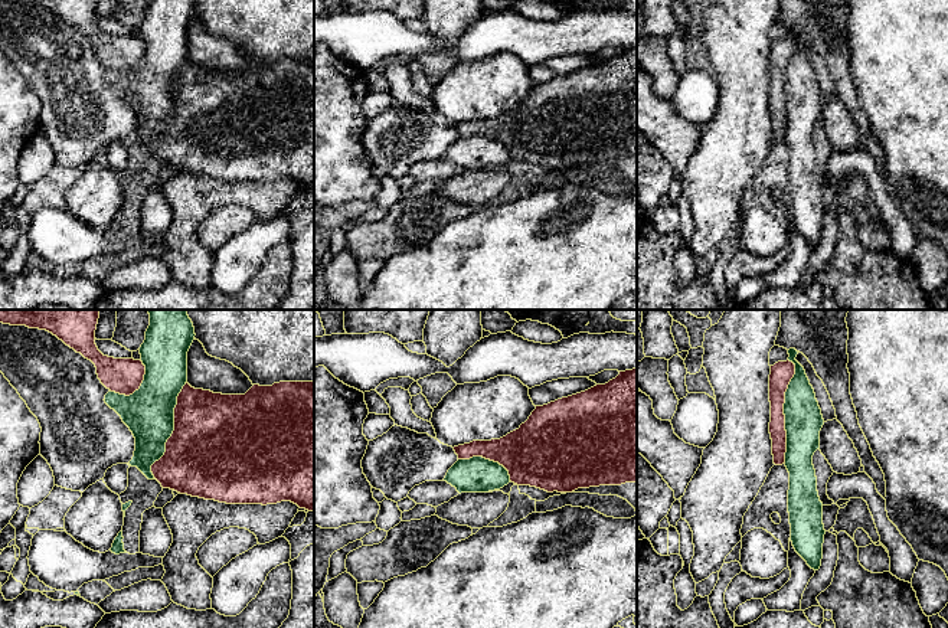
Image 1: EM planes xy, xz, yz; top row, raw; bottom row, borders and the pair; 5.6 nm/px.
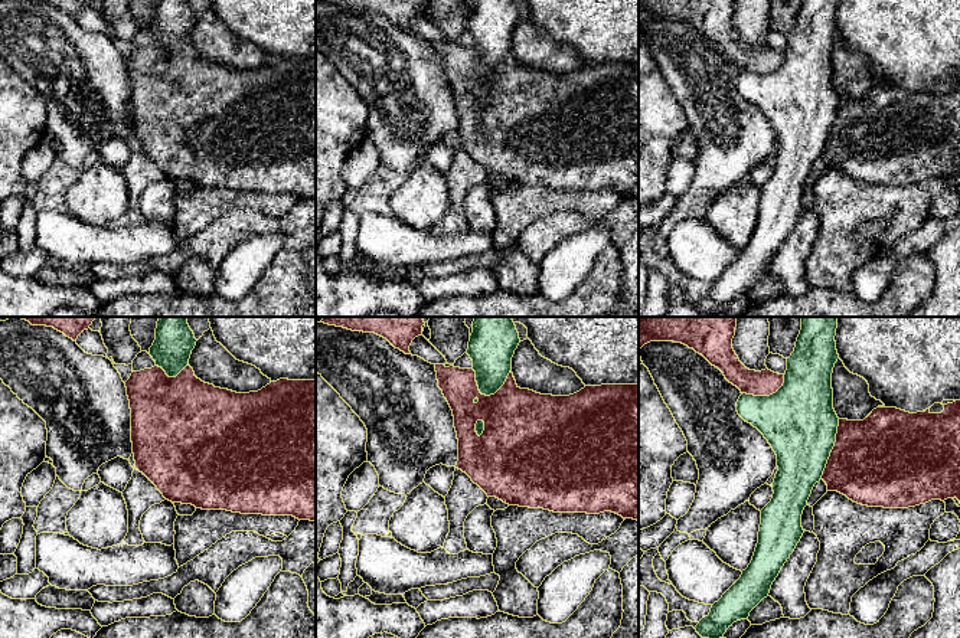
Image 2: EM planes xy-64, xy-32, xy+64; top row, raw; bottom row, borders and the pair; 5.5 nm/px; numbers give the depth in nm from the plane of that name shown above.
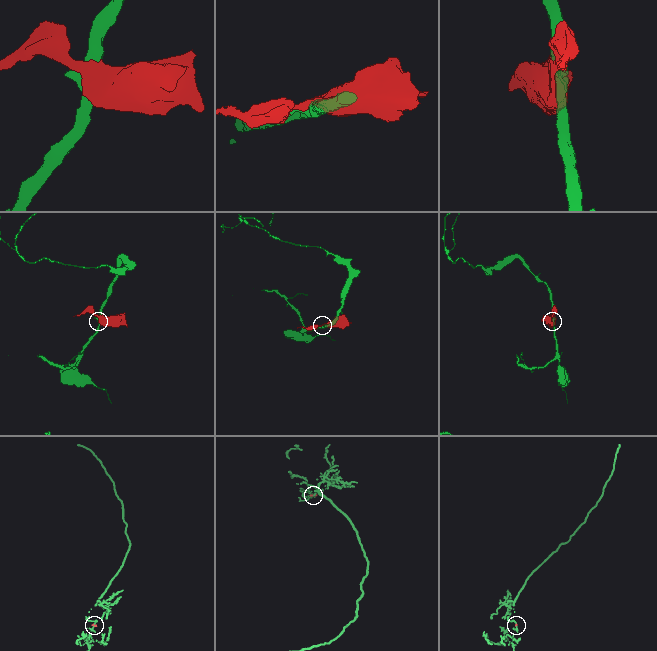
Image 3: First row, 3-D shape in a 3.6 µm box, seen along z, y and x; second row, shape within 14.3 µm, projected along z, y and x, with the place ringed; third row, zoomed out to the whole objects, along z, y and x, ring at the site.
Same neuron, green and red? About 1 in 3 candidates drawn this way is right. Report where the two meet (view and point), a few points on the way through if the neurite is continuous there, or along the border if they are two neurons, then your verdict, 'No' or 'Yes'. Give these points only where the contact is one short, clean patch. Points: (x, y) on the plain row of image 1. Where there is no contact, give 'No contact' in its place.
Touches green at yz (784, 88). No

